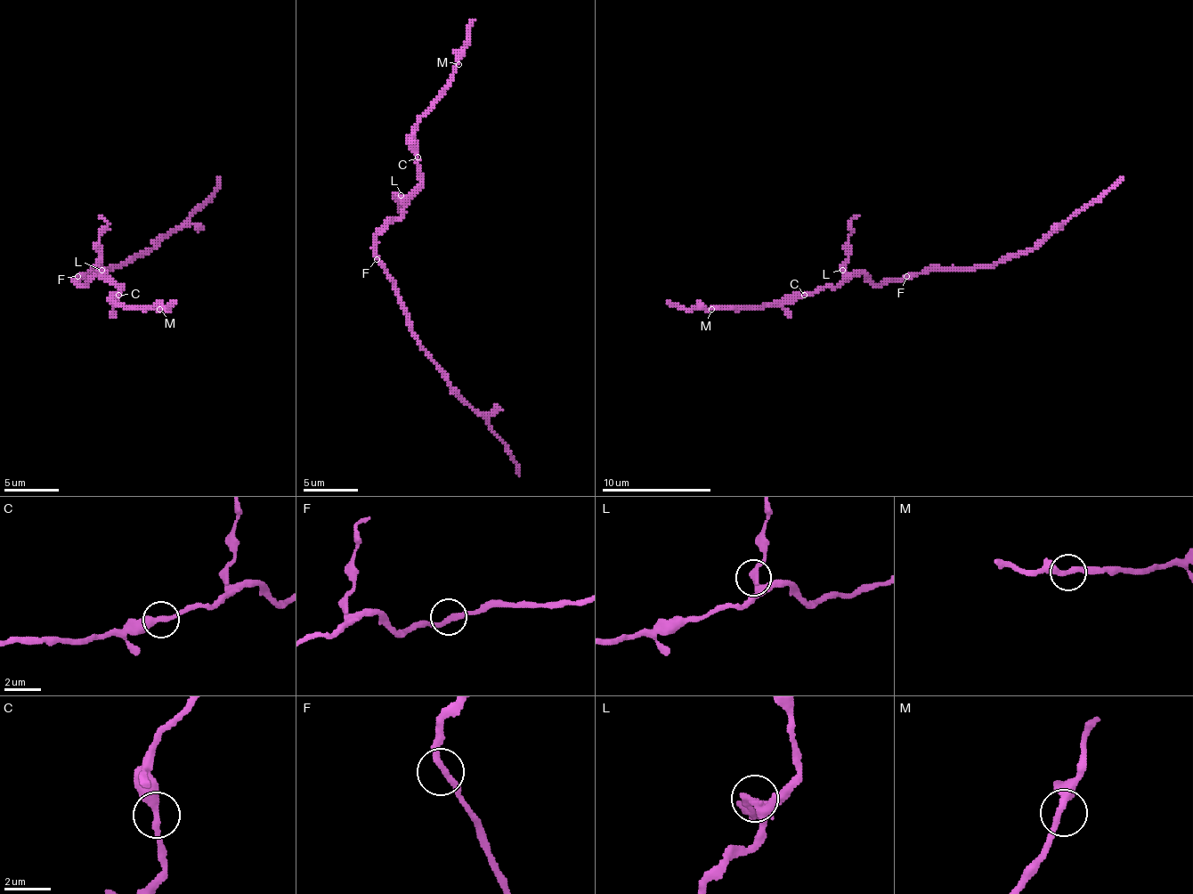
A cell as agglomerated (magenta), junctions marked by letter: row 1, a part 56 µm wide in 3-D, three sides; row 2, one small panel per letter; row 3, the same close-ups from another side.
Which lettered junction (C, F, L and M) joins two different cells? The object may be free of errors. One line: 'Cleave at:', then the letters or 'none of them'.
Cleave at: L

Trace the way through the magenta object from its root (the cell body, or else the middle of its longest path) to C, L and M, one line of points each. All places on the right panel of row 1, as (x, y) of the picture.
C: (906, 279), (887, 279), (876, 284), (867, 276), (856, 273), (846, 276), (834, 287), (818, 287), (804, 295)
L: (906, 279), (887, 279), (881, 284), (876, 284), (862, 273), (846, 273), (843, 271)
M: (906, 279), (876, 284), (856, 273), (834, 287), (796, 292), (760, 306), (711, 309)

